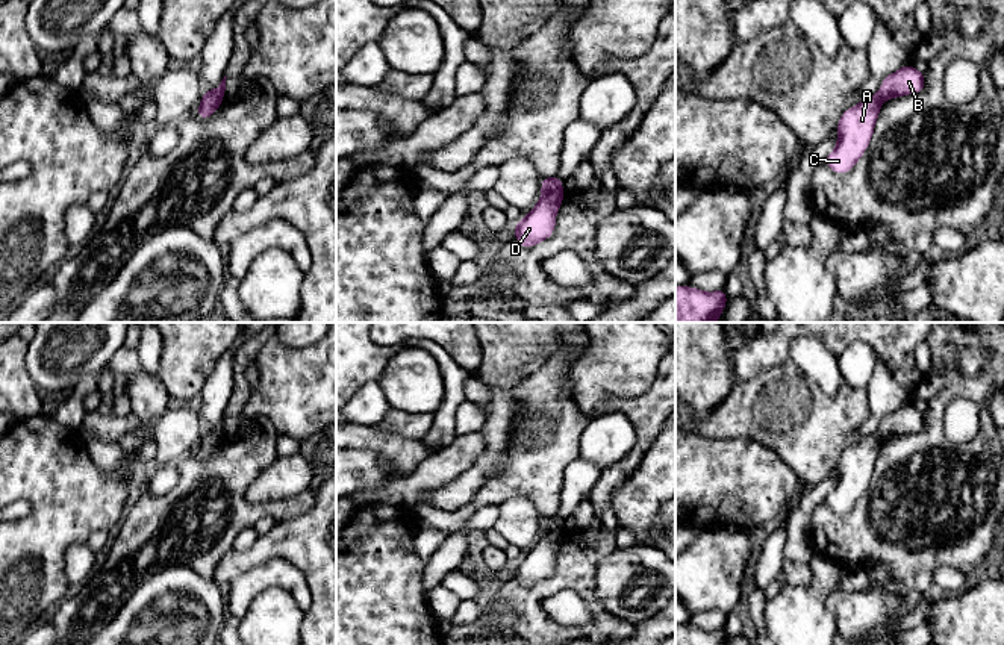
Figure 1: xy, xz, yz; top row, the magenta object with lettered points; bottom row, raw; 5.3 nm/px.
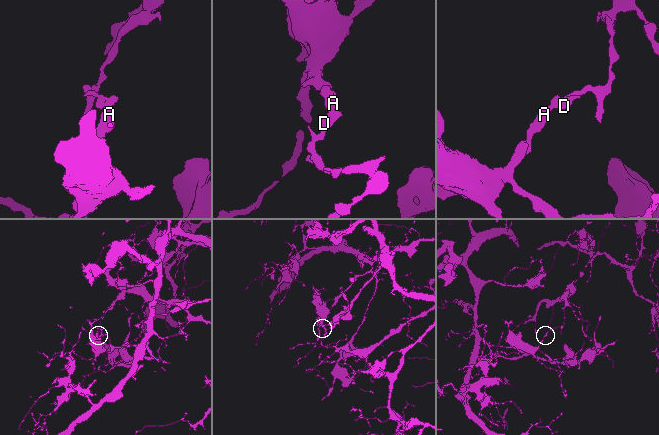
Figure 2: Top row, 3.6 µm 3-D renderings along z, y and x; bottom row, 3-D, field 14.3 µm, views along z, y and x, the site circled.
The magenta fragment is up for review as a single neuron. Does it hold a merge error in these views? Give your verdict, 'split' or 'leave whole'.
split

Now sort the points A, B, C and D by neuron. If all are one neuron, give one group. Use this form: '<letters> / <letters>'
A C / B D

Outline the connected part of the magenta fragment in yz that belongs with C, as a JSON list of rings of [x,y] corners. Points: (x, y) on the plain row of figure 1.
[[[874,433],[843,450],[836,465],[837,483],[824,500],[833,512],[850,512],[865,494],[883,441],[880,433]]]

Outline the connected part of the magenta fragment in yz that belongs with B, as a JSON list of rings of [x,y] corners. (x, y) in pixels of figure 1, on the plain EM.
[[[904,403],[898,410],[887,413],[880,425],[880,436],[890,439],[925,428],[925,413],[910,403]]]

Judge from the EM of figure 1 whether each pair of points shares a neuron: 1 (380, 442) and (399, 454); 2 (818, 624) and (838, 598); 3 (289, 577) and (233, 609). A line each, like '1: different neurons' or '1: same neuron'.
1: same neuron
2: different neurons
3: same neuron

